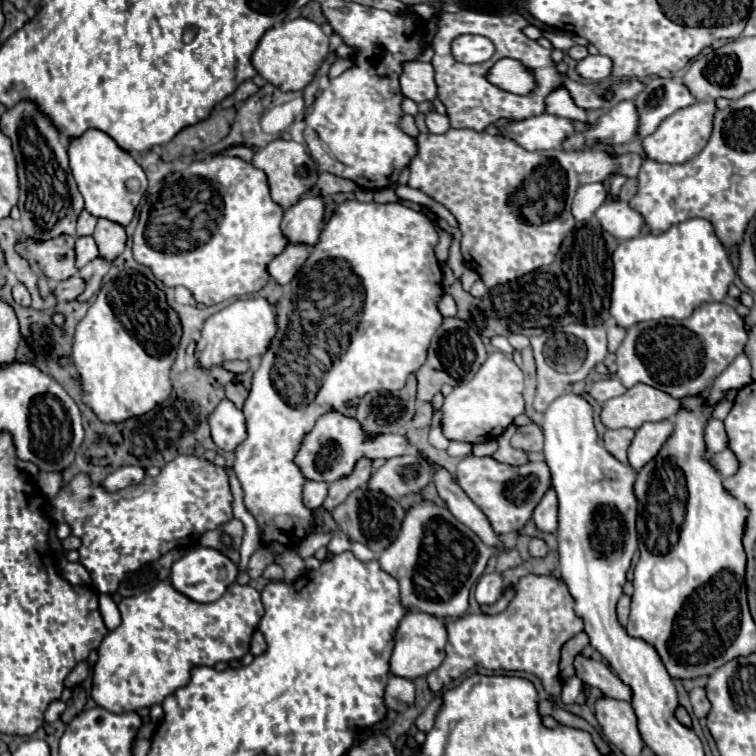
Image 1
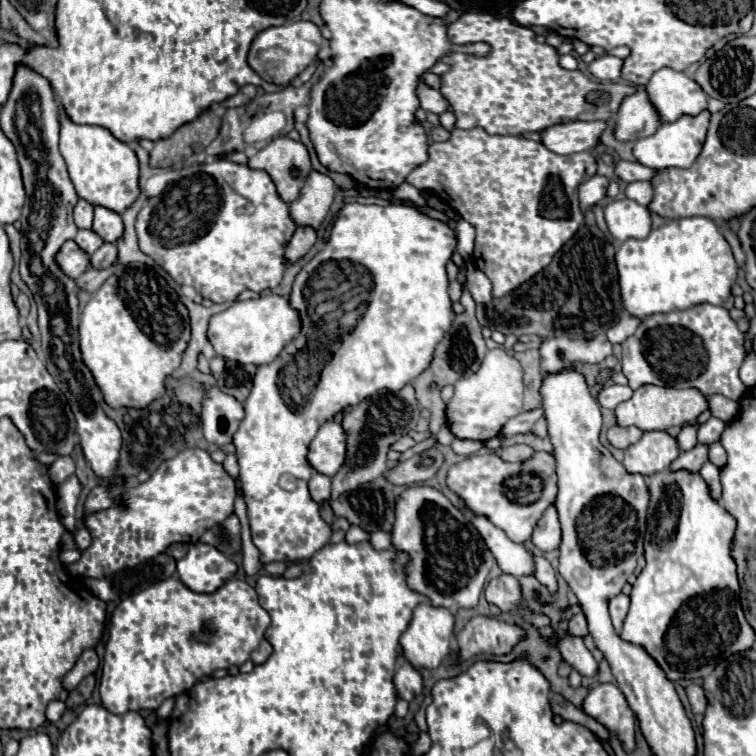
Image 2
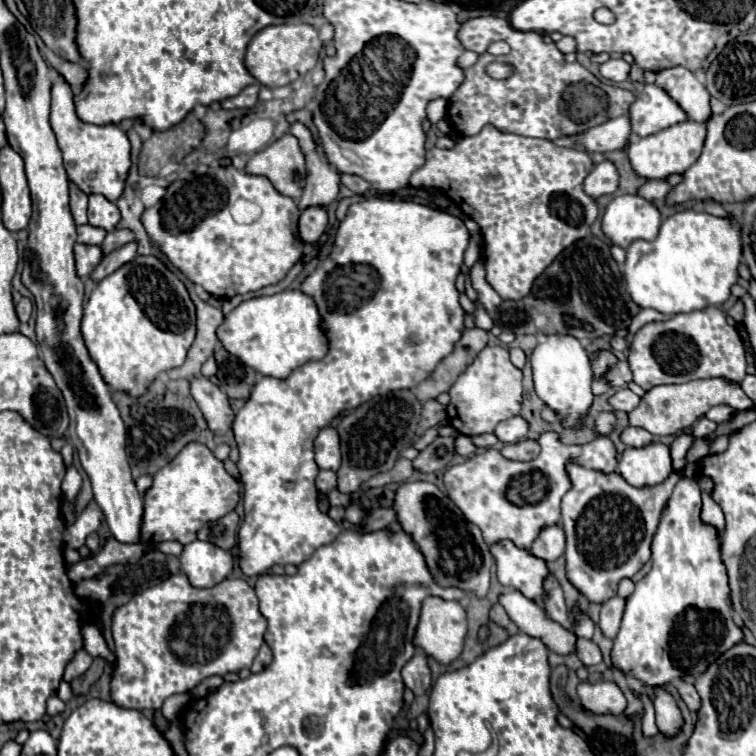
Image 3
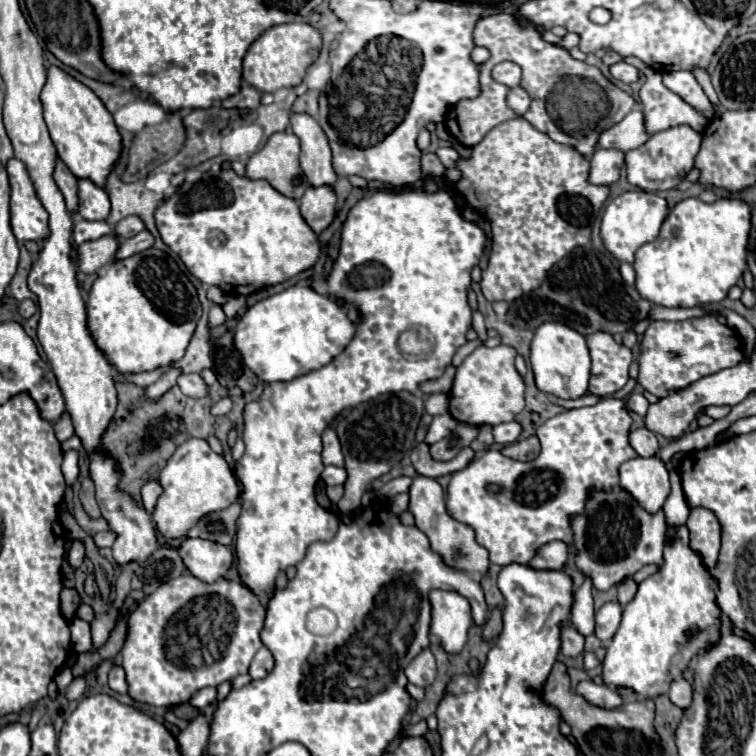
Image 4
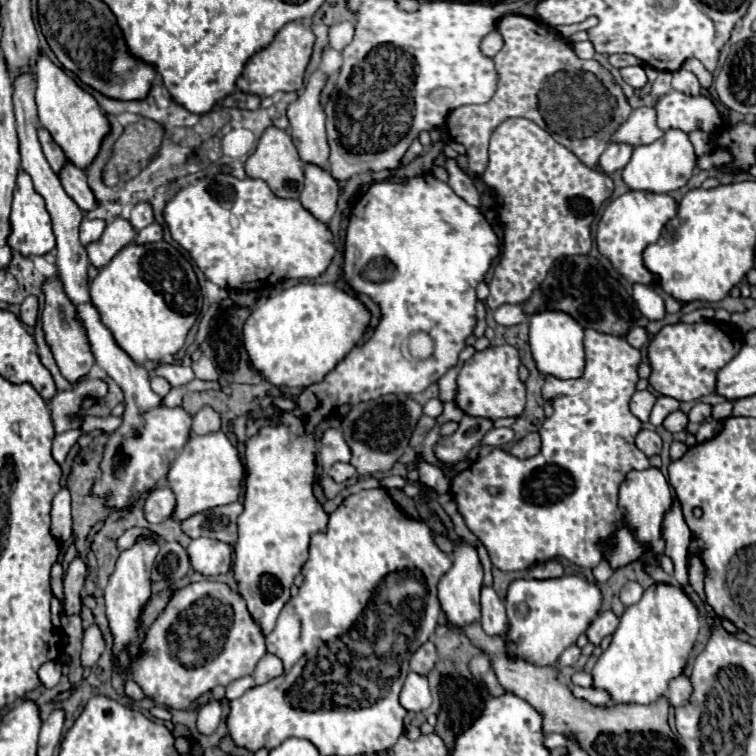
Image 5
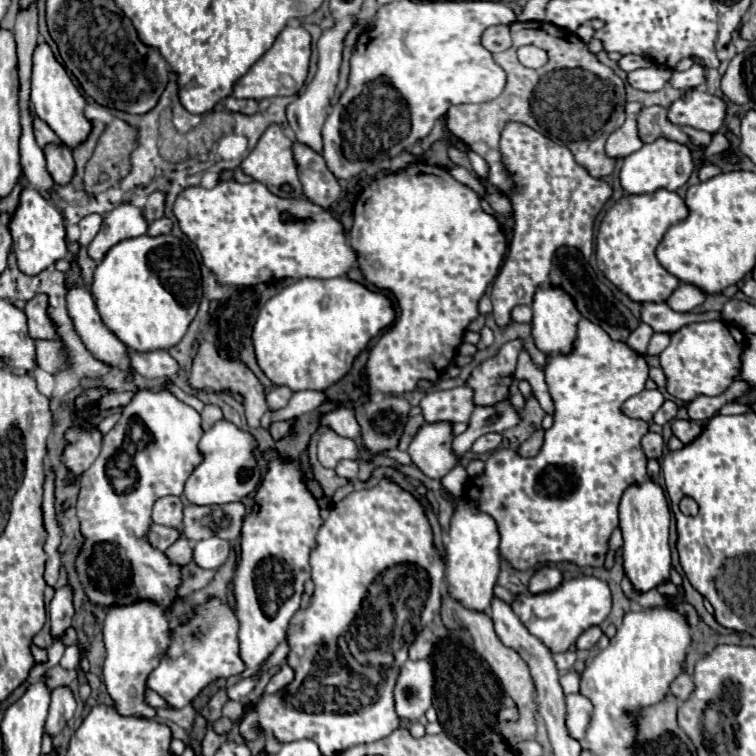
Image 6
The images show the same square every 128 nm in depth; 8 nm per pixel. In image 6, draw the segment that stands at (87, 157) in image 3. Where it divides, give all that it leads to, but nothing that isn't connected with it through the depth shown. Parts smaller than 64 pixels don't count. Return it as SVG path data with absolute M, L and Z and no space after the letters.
M38 44L32 54L32 80L30 80L30 102L36 110L36 114L56 132L56 136L68 146L74 148L80 142L84 142L90 134L90 120L84 118L82 108L86 106L82 94L72 84L70 76L66 74L64 66L54 58L50 46Z

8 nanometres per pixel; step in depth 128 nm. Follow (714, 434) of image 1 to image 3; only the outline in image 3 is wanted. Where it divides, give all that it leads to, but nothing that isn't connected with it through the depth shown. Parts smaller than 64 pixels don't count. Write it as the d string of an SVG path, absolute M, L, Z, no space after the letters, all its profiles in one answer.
M706 416L704 418L700 418L694 426L692 426L692 436L694 438L702 438L702 436L708 436L708 434L712 434L714 430L716 430L716 422L712 422L712 420L708 420Z

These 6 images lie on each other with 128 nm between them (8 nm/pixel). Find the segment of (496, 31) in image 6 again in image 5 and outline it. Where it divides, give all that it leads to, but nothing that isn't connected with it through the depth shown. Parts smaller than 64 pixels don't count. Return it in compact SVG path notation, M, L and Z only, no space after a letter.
M494 30L494 32L490 32L488 36L484 36L484 40L482 40L482 46L480 46L480 50L486 54L486 56L496 56L498 52L500 52L500 48L504 46L504 40L502 40L502 36Z

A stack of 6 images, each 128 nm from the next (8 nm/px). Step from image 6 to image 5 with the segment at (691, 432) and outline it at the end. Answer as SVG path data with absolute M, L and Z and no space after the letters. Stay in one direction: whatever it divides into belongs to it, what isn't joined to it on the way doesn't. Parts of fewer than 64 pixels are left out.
M682 410L672 412L672 414L664 420L664 428L666 428L668 432L682 432L682 430L686 430L686 424L688 424L688 418L686 418L686 414L684 414Z

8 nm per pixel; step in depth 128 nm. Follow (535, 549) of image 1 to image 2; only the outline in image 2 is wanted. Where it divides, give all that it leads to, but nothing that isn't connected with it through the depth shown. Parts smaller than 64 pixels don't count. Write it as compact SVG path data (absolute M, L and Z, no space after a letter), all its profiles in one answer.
M536 556L534 562L536 562L536 574L534 574L534 576L538 578L538 582L540 582L544 588L548 588L550 594L556 594L558 582L556 582L556 572L554 572L554 568L550 566L550 562L548 562L546 558L542 558L542 556Z

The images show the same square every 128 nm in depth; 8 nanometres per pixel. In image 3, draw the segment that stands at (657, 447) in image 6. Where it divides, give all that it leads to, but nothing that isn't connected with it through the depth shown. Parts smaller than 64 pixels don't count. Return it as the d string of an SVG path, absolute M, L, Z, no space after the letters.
M630 426L630 428L626 428L626 430L622 432L622 442L624 442L626 446L630 446L630 448L648 446L652 440L654 440L654 436L652 436L648 430L644 430L644 428L634 428L634 426Z

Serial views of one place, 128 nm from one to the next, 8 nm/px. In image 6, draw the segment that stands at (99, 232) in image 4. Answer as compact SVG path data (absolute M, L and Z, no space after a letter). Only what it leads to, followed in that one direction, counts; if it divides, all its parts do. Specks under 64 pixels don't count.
M90 214L90 216L82 218L80 224L78 224L78 228L80 228L80 240L78 242L82 246L88 246L94 240L94 236L98 234L100 226L102 226L102 216L100 214Z

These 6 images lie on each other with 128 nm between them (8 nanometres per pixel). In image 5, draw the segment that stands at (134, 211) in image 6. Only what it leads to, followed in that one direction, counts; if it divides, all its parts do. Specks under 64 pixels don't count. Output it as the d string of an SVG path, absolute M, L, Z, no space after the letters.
M116 216L112 222L106 224L100 240L86 246L86 252L88 252L90 262L96 268L102 268L116 256L116 252L120 252L132 240L136 240L136 230L132 228L130 220Z

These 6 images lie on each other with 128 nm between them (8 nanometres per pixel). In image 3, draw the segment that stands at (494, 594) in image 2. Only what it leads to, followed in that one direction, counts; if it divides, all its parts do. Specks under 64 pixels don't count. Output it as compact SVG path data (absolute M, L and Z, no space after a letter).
M506 590L500 604L508 612L510 620L528 636L540 638L552 652L570 654L576 652L576 634L550 620L540 604L534 604L518 590Z

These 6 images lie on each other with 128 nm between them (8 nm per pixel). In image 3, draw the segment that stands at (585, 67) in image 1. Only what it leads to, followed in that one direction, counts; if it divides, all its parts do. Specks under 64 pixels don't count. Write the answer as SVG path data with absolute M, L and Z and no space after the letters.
M610 58L608 62L604 62L604 64L600 66L600 74L602 74L604 78L612 80L612 82L624 82L624 80L628 80L630 64L624 62L622 58L618 58L618 60Z

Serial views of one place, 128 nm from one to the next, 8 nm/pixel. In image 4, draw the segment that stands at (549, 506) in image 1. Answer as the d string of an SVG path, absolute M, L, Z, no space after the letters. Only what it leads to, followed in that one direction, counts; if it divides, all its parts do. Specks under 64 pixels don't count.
M548 542L530 560L530 568L536 570L562 570L568 560L568 548L564 542Z

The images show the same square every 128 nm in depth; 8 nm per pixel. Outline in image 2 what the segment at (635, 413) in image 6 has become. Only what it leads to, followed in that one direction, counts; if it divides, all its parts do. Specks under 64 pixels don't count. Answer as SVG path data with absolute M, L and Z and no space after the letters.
M610 384L610 386L604 386L604 388L600 390L600 394L598 394L598 402L600 402L600 406L614 410L620 402L630 400L632 394L634 394L634 390L632 390L630 386Z

